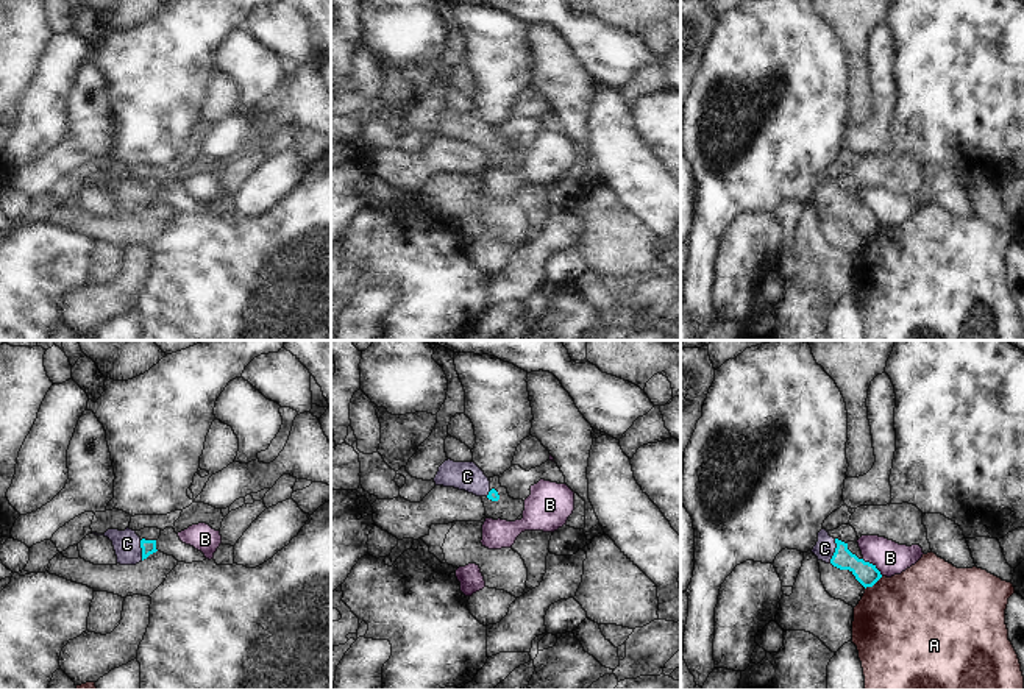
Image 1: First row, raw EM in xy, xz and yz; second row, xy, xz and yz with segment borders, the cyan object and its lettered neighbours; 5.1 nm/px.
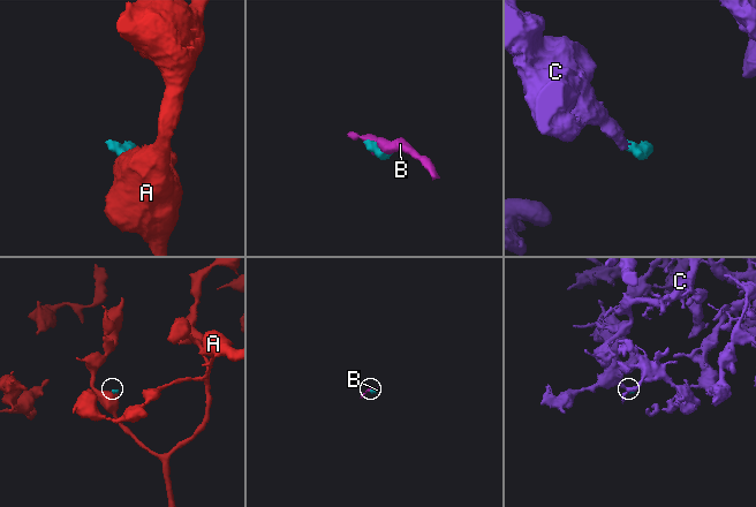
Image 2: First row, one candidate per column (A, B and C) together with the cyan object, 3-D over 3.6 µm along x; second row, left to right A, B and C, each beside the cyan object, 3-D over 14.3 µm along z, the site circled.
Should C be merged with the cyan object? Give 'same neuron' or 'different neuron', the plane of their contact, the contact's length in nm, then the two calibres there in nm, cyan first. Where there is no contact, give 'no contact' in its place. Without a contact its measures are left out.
same neuron; contact in yz; length 130 nm; calibres 120 and 110 nm

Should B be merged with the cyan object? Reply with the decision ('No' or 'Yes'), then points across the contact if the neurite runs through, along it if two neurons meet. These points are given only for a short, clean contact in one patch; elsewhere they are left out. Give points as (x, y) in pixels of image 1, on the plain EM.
No. Boundary: yz (862, 209), (868, 211), (882, 225).

